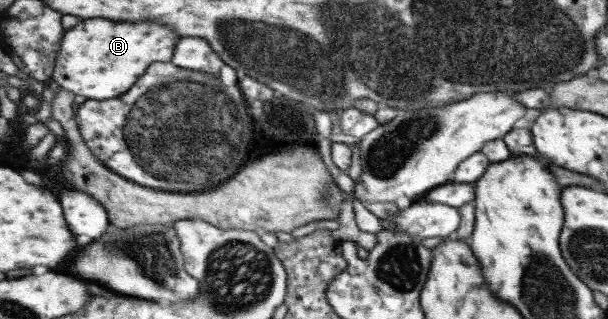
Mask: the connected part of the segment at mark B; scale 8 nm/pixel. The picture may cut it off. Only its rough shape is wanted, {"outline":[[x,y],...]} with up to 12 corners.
{"outline":[[78,22],[62,36],[52,82],[108,100],[178,36],[154,22]]}

